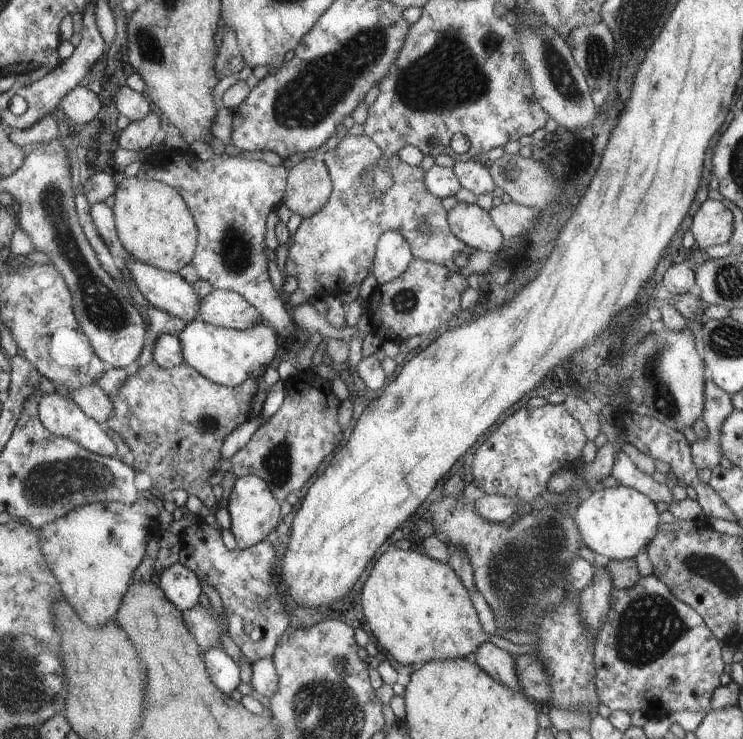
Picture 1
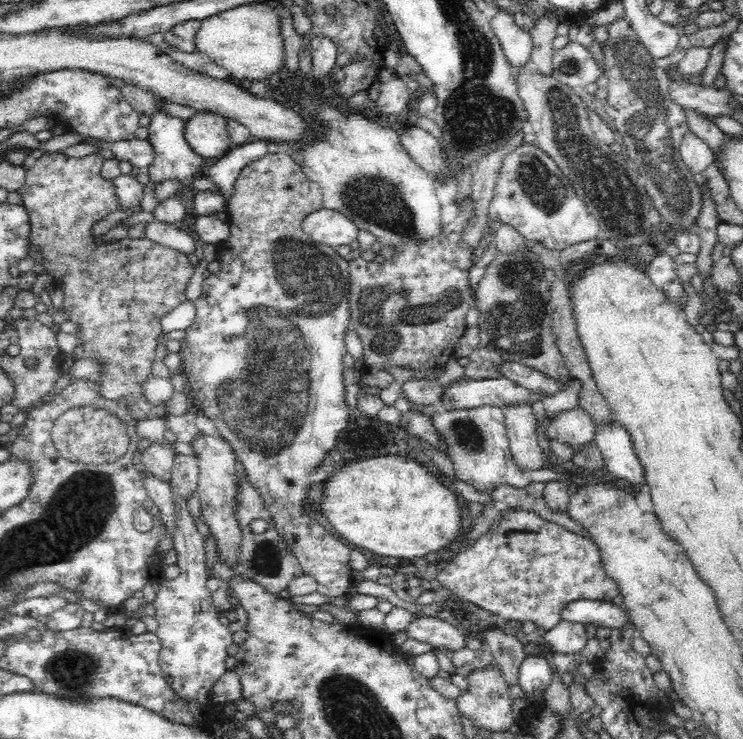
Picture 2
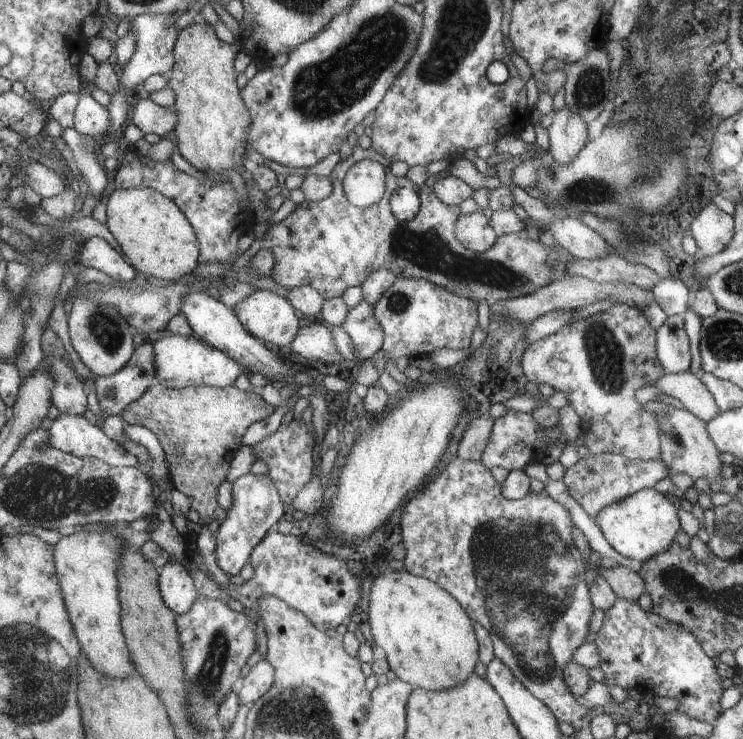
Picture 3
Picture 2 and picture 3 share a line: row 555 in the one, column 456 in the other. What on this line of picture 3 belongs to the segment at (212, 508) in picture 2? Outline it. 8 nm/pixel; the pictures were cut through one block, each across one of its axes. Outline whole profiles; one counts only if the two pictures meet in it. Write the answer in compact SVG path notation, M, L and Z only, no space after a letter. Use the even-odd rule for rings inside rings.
M482 210L468 215L462 213L455 222L455 234L468 250L479 254L490 251L498 237Z

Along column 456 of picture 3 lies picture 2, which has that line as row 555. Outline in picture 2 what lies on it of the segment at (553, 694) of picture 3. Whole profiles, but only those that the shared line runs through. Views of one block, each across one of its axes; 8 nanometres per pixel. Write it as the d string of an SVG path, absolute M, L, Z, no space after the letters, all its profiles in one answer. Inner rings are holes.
M508 508L484 536L477 538L465 551L458 553L436 576L438 586L447 588L457 598L492 612L501 620L536 623L537 628L551 630L561 622L560 612L574 600L611 601L618 596L618 583L602 570L598 546L592 539L574 533L558 523L544 520L526 510Z

